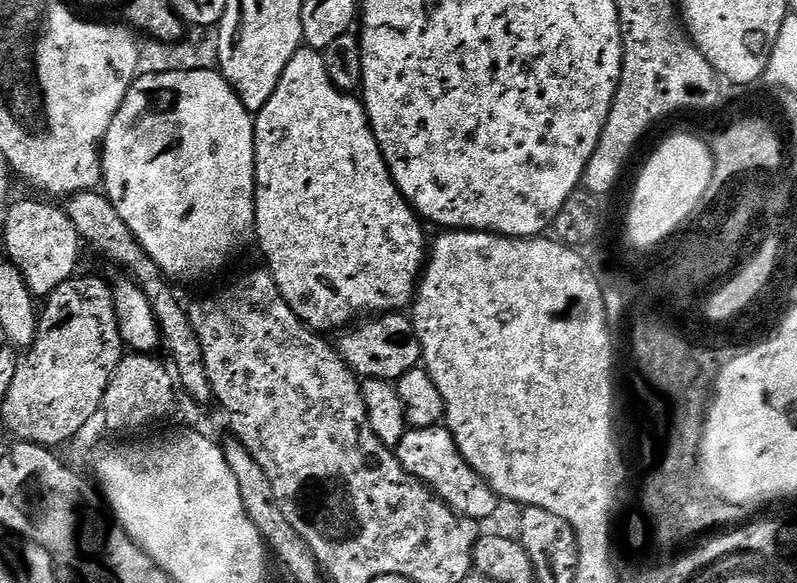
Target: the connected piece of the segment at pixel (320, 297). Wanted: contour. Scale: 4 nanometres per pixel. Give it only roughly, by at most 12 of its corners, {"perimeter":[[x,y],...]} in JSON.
{"perimeter":[[302,46],[255,113],[256,231],[313,332],[413,303],[425,225]]}

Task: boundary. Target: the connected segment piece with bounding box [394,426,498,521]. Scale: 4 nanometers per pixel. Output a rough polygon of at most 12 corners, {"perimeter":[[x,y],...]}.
{"perimeter":[[447,427],[412,428],[400,465],[474,521],[498,497]]}

